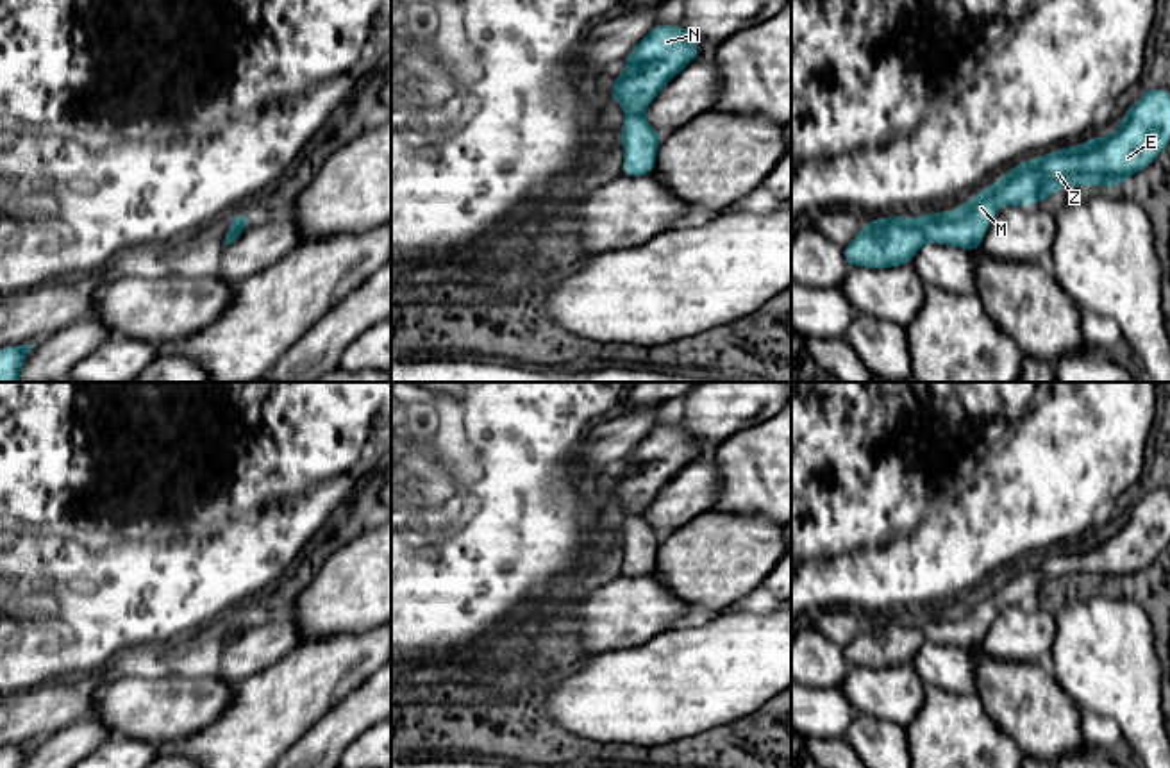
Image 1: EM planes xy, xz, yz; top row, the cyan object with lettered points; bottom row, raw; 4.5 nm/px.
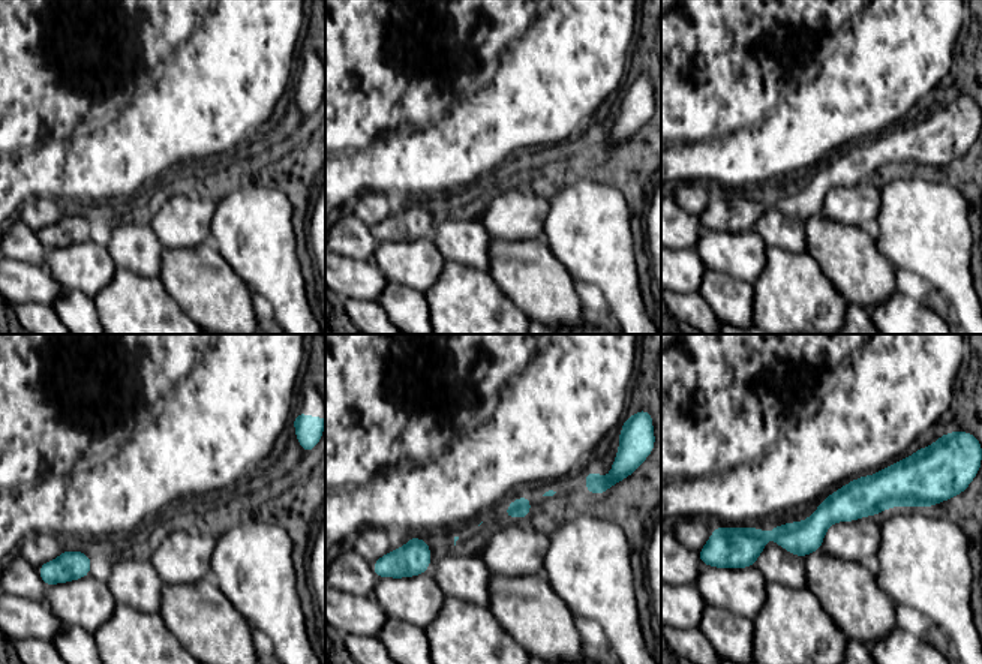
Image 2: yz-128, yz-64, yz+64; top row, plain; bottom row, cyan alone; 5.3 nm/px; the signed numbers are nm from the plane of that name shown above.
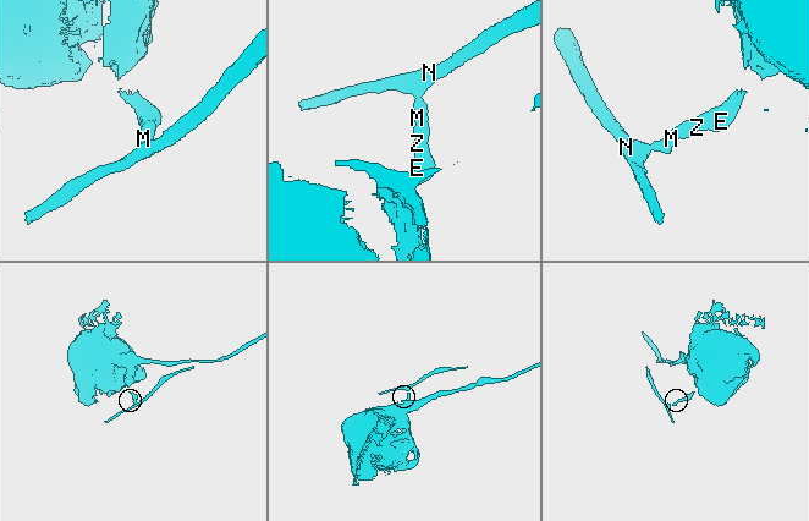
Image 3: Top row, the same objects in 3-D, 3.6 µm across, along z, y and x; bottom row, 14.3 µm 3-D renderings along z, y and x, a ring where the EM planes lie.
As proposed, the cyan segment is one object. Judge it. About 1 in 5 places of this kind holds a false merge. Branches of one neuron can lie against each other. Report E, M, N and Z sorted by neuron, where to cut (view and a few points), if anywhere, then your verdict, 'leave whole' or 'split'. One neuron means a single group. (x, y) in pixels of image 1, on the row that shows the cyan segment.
E M Z / N; cut in yz along (917, 218), (926, 238); split

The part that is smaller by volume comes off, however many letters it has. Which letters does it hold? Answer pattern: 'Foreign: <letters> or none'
Foreign: N

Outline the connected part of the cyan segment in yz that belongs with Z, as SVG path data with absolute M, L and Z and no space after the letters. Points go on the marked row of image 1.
M1145 89L1134 105L1125 107L1125 113L1115 134L1091 136L1077 146L1020 161L959 209L920 216L925 239L975 252L1000 205L1032 205L1068 186L1091 184L1116 189L1127 177L1152 164L1168 146L1170 89Z

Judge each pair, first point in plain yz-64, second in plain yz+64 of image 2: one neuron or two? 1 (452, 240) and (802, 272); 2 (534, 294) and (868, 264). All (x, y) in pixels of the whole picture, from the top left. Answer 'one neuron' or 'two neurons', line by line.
1: two neurons
2: one neuron

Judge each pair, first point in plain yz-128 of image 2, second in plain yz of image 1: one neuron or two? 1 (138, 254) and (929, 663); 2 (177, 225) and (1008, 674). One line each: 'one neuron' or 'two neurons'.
1: one neuron
2: two neurons

